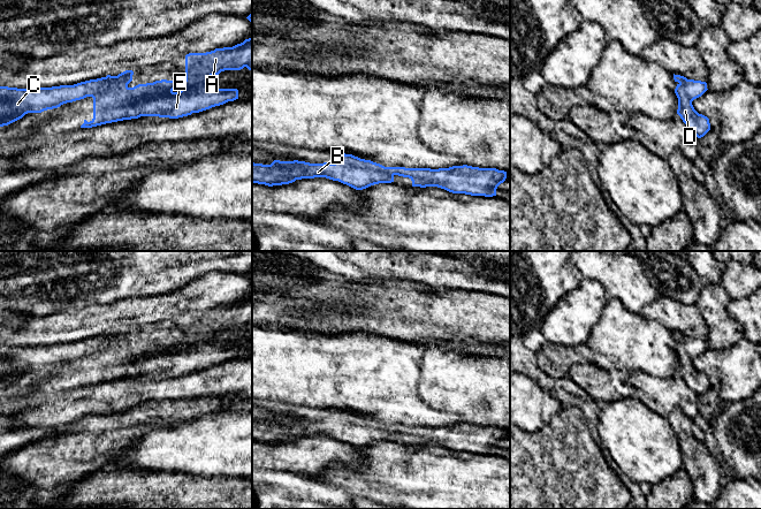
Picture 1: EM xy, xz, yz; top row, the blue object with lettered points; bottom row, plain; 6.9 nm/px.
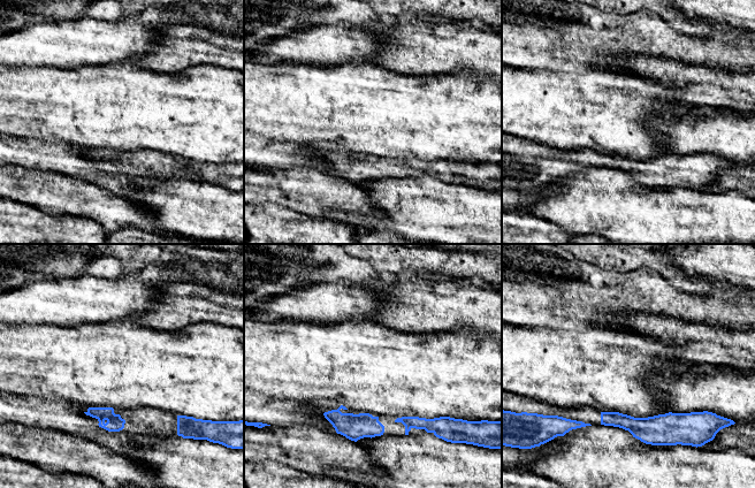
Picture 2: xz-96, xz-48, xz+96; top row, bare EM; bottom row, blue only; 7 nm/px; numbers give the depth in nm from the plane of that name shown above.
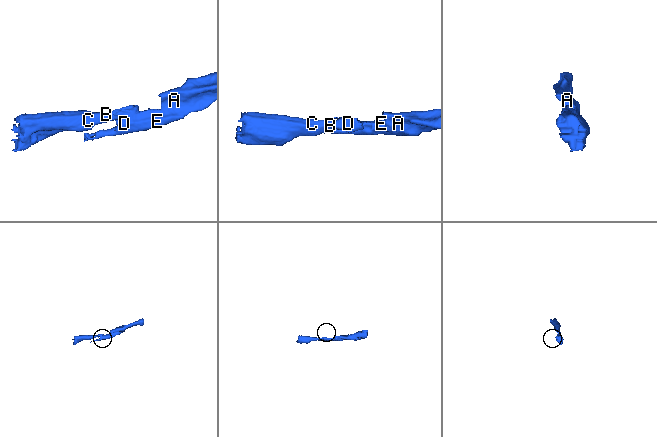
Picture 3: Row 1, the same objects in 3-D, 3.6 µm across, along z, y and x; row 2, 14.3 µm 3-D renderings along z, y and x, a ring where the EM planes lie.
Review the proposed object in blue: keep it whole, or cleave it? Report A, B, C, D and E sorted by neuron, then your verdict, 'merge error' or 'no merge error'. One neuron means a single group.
A B C D E; no merge error

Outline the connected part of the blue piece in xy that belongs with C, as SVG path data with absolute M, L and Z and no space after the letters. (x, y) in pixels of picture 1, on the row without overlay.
M252 296L233 305L187 312L184 340L161 337L129 345L128 342L132 339L134 329L125 328L117 334L107 333L74 343L36 347L0 344L0 385L8 383L28 371L41 371L86 355L93 356L93 377L90 380L84 378L81 386L92 386L140 374L178 377L238 357L237 347L219 347L210 335L225 328L241 328L244 325L252 328Z

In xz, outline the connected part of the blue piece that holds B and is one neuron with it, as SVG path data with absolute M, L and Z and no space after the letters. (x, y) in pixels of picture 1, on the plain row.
M341 412L335 421L274 418L271 423L252 420L252 441L268 445L282 443L302 436L326 435L356 448L379 441L391 441L394 434L409 435L412 445L437 445L452 451L496 454L497 445L507 436L507 430L467 423L449 426L385 425L352 412Z

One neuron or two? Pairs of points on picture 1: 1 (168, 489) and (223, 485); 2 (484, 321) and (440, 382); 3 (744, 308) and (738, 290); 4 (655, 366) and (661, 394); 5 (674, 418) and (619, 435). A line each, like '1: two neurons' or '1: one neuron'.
1: one neuron
2: two neurons
3: two neurons
4: two neurons
5: two neurons

